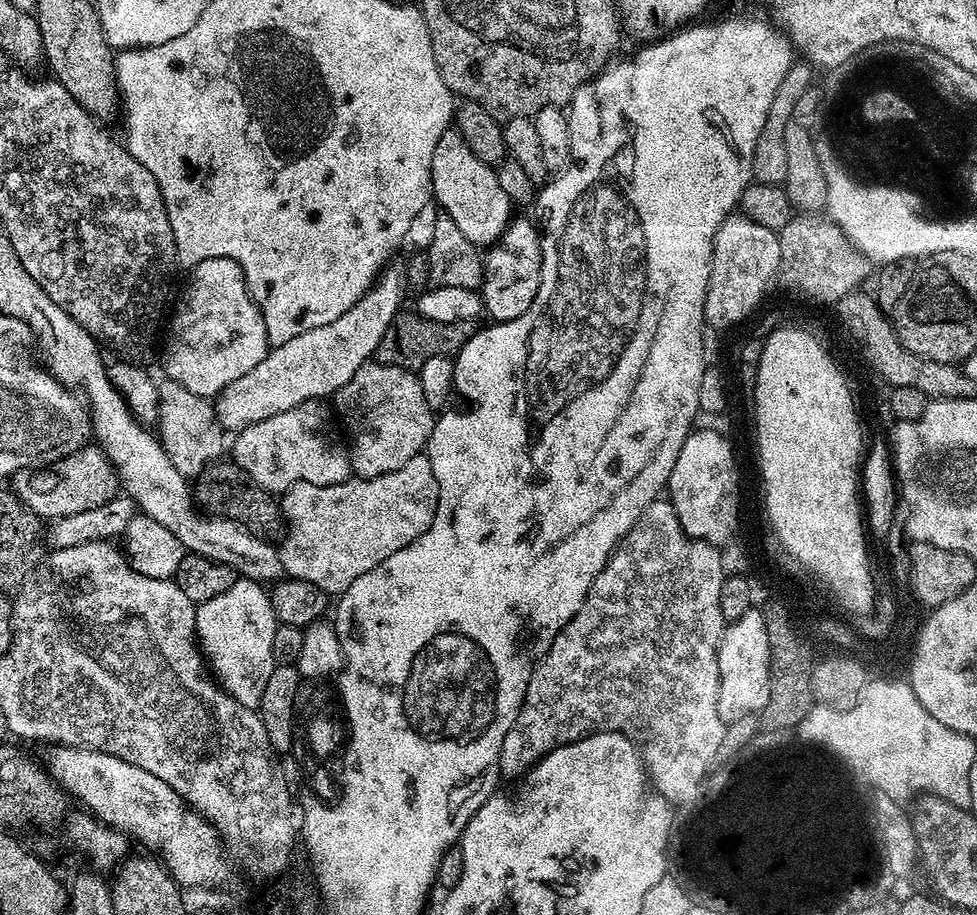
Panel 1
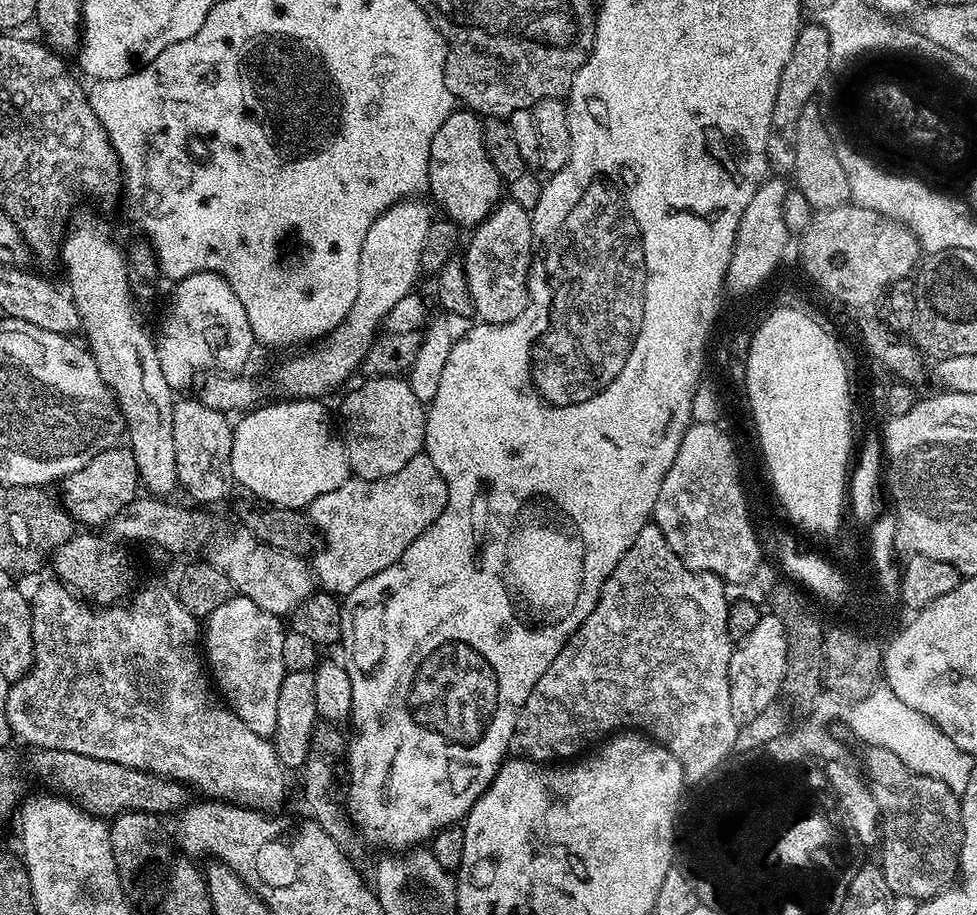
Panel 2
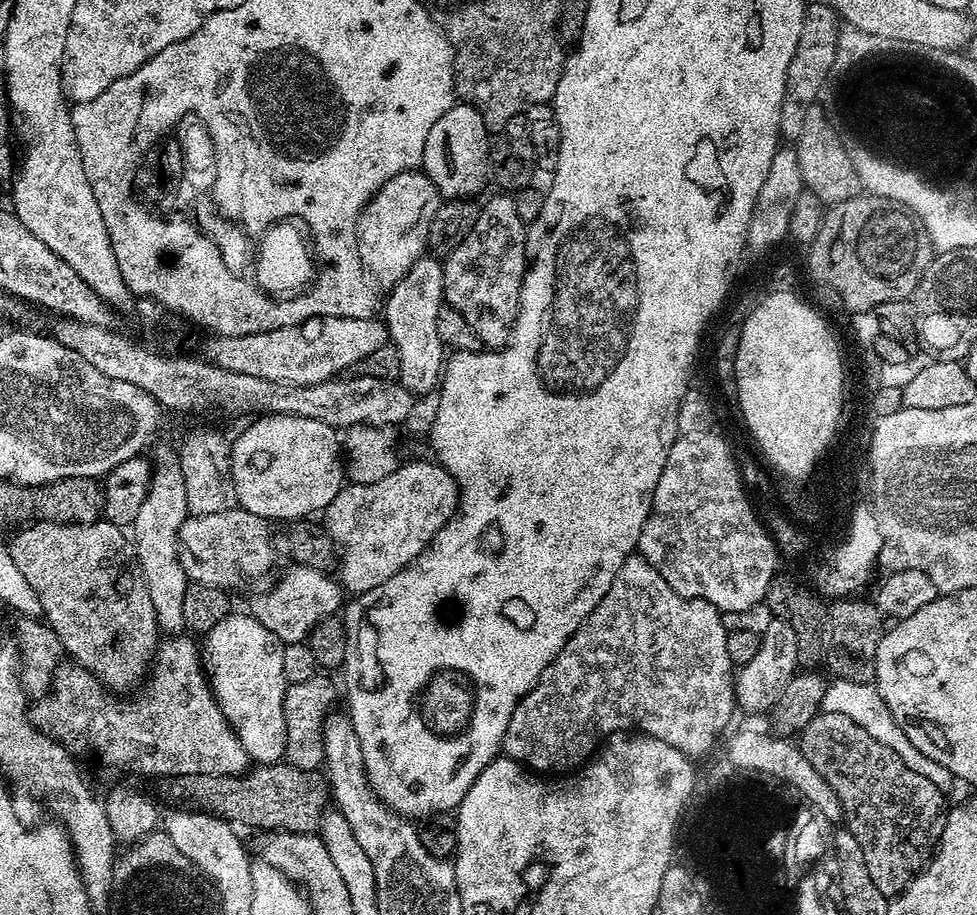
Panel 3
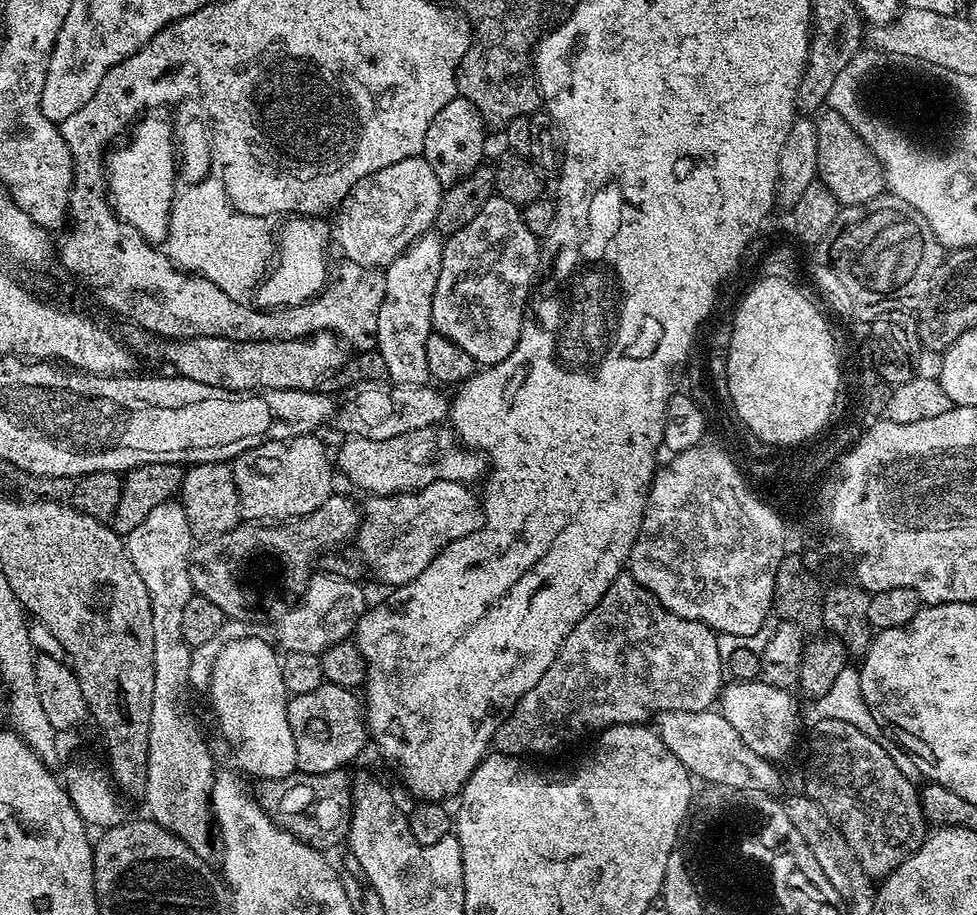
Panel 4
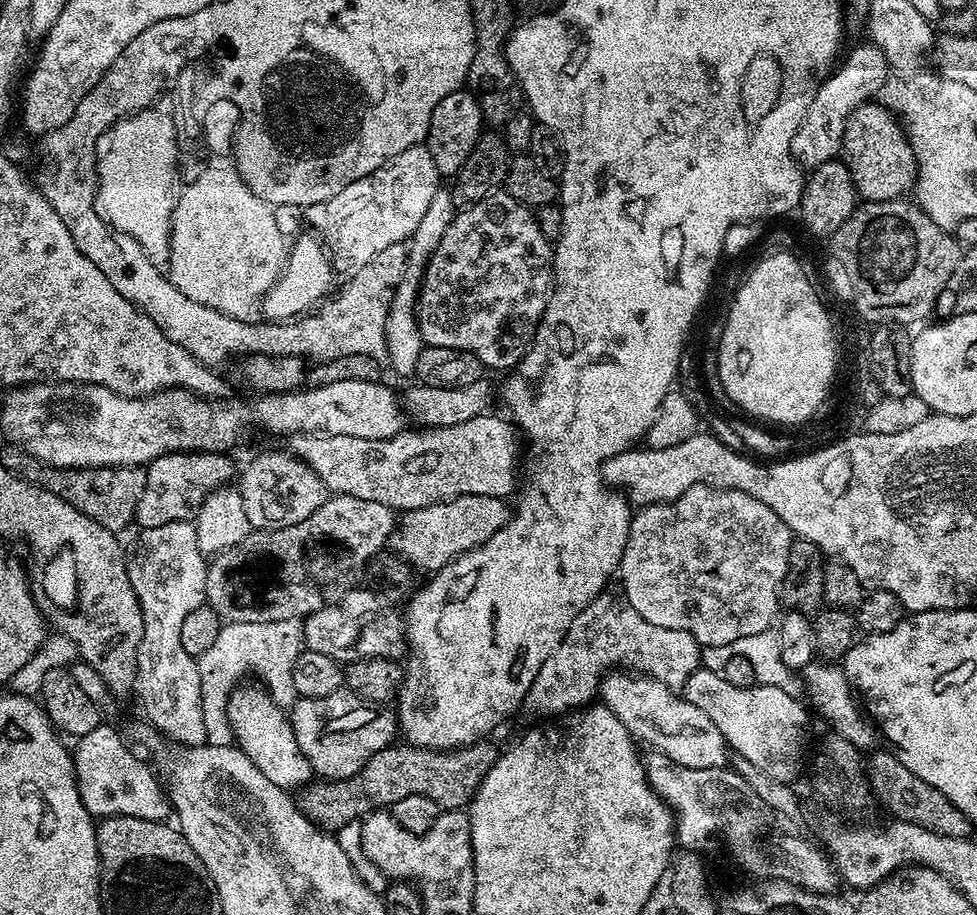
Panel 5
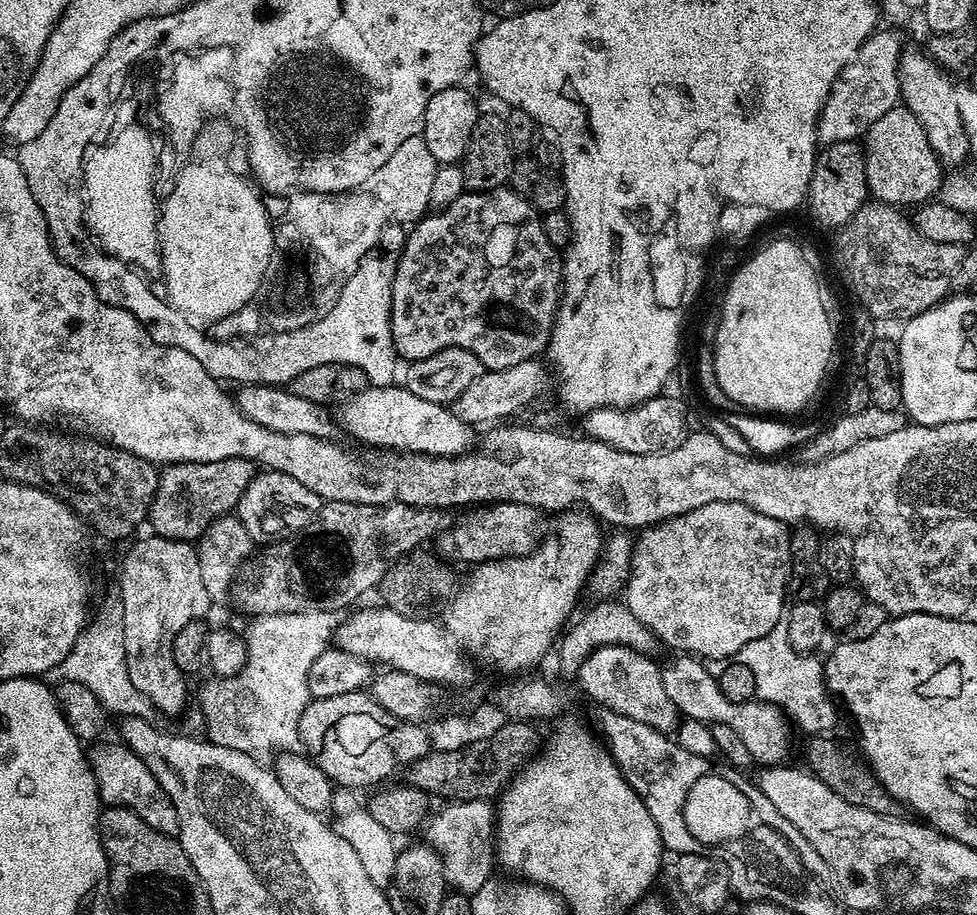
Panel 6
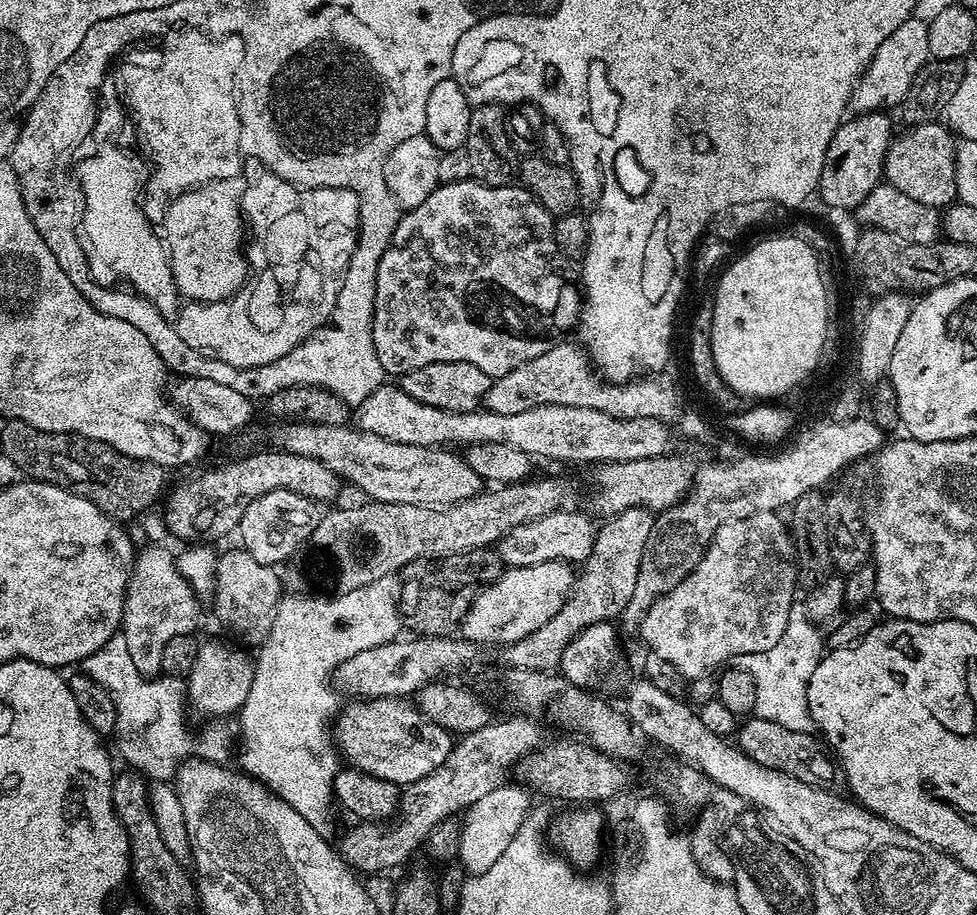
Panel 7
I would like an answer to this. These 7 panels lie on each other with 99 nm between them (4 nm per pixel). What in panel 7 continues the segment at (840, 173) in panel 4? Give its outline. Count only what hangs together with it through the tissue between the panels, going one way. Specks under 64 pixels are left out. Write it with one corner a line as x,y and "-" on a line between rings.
940,122
914,124
903,130
905,132
901,136
899,133
888,147
888,153
884,159
883,179
897,187
907,197
914,198
915,202
922,202
925,206
941,210
947,208
956,200
956,143
954,136
951,136
953,133

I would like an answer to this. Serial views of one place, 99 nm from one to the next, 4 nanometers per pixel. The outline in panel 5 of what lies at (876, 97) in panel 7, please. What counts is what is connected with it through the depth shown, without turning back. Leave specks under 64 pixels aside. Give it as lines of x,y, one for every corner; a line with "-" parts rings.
868,42
861,48
854,49
845,58
844,65
838,68
825,79
814,94
814,102
810,102
810,110
806,110
806,118
802,118
802,126
798,126
798,134
794,134
792,139
792,158
801,169
811,170
828,160
837,159
842,152
844,128
853,112
867,105
873,99
871,96
888,78
890,80
888,59
884,57
883,50

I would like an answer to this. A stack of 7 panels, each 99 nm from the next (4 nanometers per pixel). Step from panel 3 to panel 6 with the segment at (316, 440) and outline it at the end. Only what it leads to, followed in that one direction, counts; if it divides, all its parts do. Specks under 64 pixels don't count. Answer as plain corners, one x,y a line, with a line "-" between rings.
264,470
253,475
250,486
246,486
234,512
239,516
242,526
246,526
253,542
260,546
271,546
289,539
293,535
291,532
303,533
320,513
321,503
320,496
314,494
314,490
306,490
306,486
298,482
298,478

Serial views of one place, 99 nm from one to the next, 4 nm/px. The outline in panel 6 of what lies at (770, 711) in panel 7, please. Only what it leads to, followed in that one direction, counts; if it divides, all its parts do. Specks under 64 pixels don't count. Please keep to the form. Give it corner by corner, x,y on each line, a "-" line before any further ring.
787,615
780,616
778,622
774,624
774,629
762,638
753,640
744,645
742,650
738,650
732,657
733,663
750,666
753,671
757,697
767,704
773,704
779,708
798,727
802,728
805,735
827,735
838,720
836,712
837,705
827,689
824,680
823,661
812,654
802,653
794,650
789,642
789,620

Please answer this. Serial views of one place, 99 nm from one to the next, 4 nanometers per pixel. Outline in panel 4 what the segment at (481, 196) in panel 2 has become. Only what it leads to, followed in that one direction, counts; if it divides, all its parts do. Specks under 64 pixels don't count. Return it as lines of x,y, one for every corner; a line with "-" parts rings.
462,95
446,102
438,114
434,114
434,120
430,122
430,128
426,130
423,158
430,162
430,170
438,178
442,186
457,184
462,178
466,178
471,172
481,167
484,156
484,134
486,127
484,120
479,116
474,103

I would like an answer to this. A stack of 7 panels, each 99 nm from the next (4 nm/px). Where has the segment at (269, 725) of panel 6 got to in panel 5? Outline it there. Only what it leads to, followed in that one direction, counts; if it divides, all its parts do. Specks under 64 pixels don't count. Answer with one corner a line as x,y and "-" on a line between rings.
295,620
282,622
234,622
225,623
220,629
214,646
198,657
202,678
202,710
204,734
209,744
226,744
233,739
227,708
228,699
237,687
236,680
248,671
257,672
264,679
266,689
274,703
291,706
298,697
294,690
292,667
302,651
302,628

